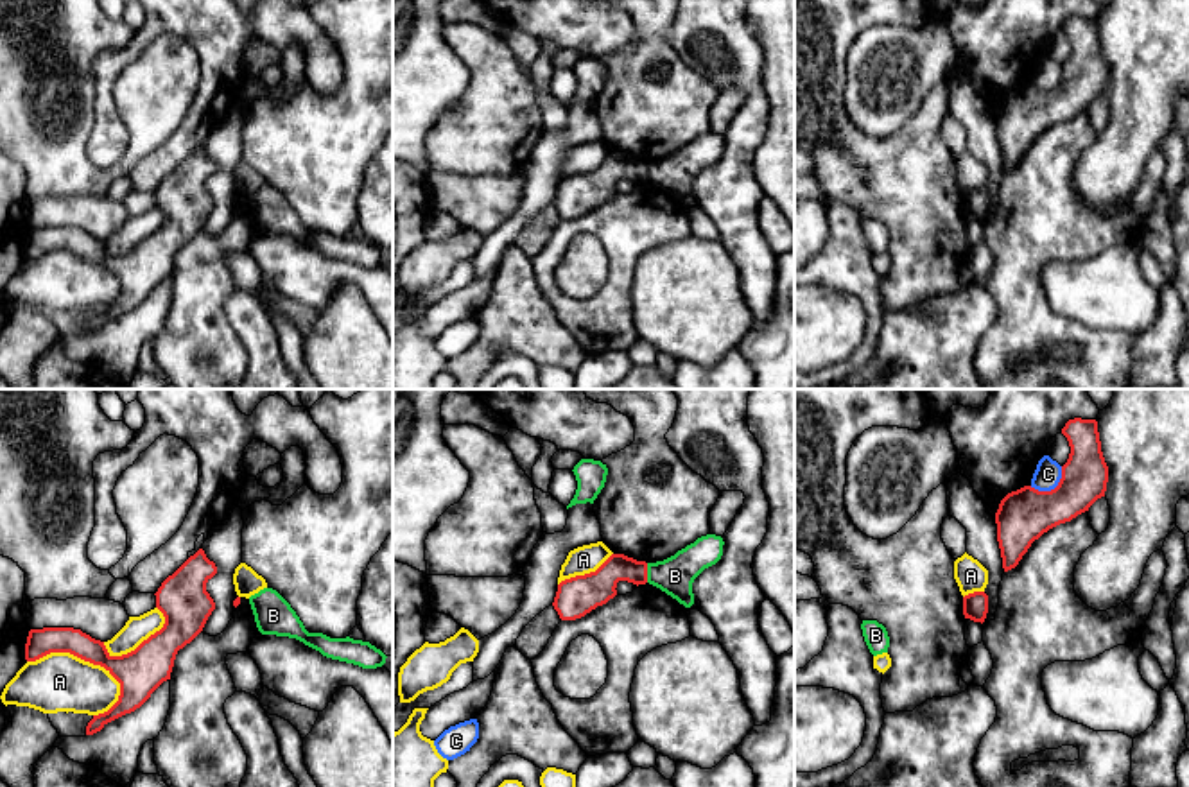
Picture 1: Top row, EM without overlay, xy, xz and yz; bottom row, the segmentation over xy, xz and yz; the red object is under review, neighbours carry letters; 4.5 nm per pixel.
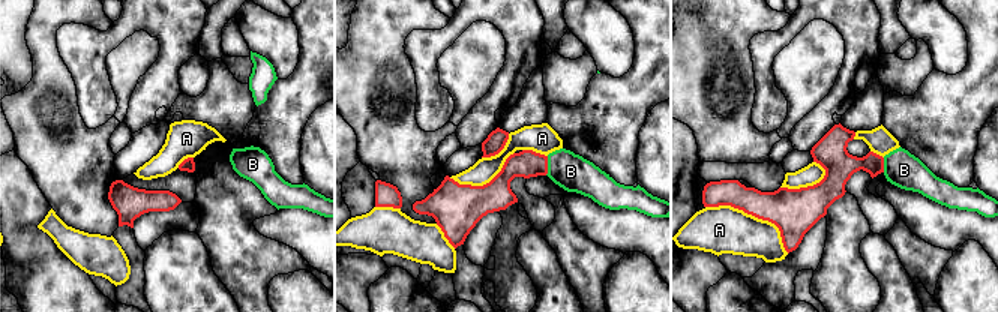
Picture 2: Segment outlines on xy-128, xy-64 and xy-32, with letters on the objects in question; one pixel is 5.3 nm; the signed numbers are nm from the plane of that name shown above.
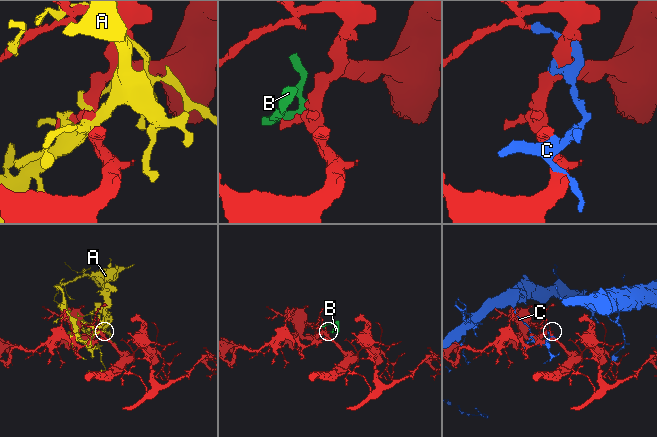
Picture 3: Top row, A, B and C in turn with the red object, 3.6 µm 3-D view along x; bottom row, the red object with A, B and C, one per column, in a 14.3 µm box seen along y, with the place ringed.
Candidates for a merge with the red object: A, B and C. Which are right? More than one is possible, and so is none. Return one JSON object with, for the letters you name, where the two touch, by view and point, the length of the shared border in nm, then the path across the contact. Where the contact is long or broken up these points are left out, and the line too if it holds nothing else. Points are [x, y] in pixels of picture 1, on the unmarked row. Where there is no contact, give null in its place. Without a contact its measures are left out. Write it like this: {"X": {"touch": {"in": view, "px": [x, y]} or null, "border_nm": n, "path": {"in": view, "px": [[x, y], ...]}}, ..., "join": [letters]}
{"join": []}

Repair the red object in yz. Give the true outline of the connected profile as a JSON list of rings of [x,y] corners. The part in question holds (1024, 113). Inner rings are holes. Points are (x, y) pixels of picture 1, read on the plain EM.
[[[1074,16],[1065,22],[1071,52],[1062,77],[1051,90],[1024,84],[1008,91],[995,111],[997,140],[1004,170],[1015,167],[1031,142],[1049,127],[1071,120],[1101,95],[1108,65],[1101,50],[1096,18]]]

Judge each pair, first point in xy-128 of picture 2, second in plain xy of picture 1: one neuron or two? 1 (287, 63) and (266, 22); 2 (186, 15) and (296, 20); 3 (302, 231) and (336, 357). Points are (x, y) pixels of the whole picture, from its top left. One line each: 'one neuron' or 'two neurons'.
1: one neuron
2: one neuron
3: two neurons

